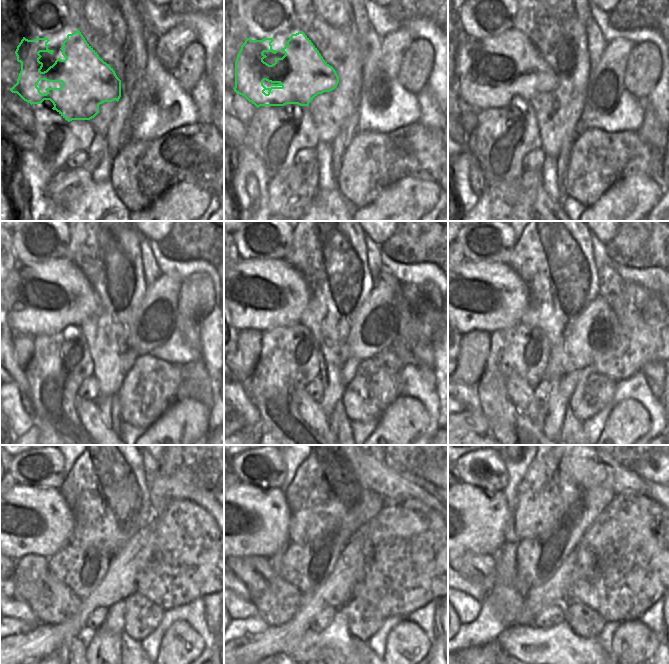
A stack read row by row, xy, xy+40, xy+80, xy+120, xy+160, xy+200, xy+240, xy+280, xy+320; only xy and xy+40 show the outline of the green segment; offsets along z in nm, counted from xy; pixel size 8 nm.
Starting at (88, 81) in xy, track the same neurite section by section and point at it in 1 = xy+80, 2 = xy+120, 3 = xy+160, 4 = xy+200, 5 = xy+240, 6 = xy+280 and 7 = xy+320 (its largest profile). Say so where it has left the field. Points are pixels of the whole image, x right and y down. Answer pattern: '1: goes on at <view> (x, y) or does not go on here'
1: goes on at xy+80 (522, 72)
2: goes on at xy+120 (70, 292)
3: goes on at xy+160 (254, 303)
4: goes on at xy+200 (468, 296)
5: goes on at xy+240 (20, 522)
6: goes on at xy+280 (244, 523)
7: goes on at xy+320 (468, 518)

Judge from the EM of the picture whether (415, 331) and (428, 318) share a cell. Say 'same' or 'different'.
same

